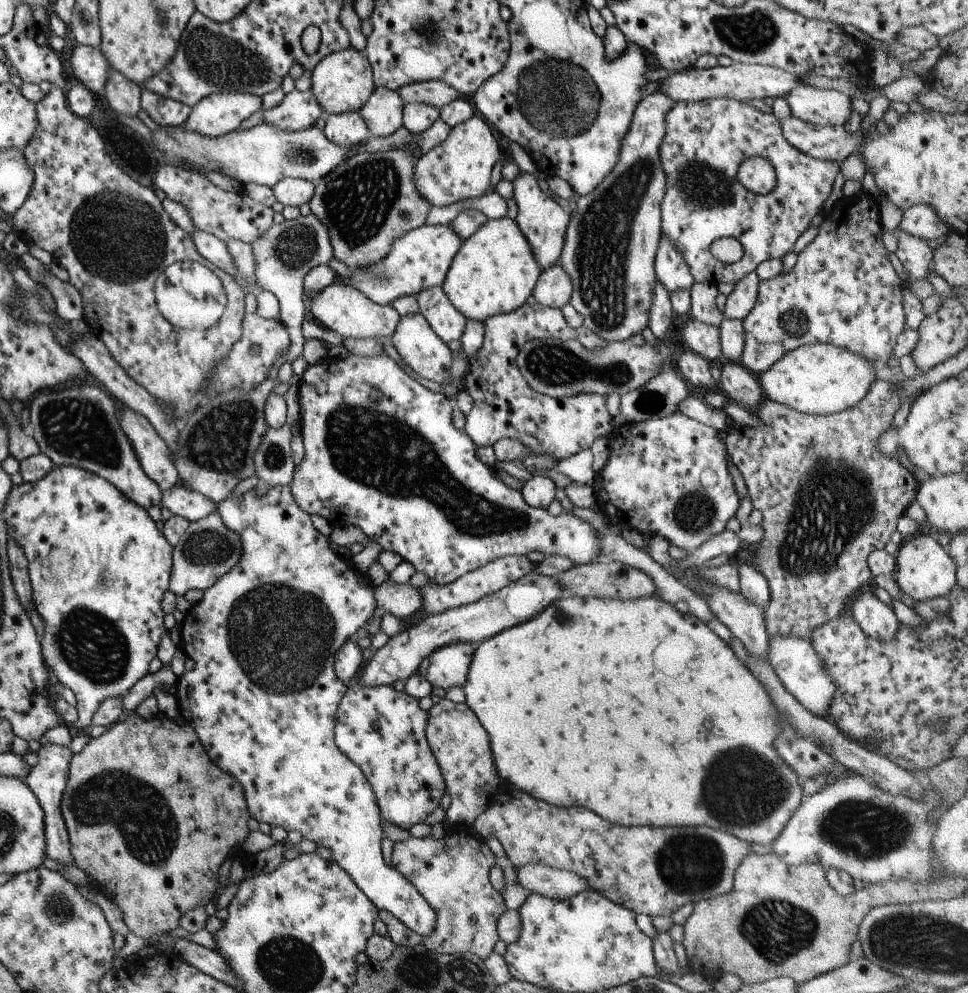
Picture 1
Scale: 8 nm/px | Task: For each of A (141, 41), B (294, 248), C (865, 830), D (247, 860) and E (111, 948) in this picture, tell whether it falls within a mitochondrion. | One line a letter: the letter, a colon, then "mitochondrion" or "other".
A: other
B: mitochondrion
C: mitochondrion
D: other
E: other

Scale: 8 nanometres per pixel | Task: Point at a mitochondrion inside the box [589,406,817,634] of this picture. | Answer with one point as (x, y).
(695, 512)

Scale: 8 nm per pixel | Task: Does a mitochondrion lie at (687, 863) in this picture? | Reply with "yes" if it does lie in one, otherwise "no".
yes

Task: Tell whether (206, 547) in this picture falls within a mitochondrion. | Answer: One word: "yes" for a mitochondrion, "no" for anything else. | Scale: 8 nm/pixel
yes

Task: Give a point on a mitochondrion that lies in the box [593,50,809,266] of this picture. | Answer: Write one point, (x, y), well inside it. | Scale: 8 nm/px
(700, 186)

